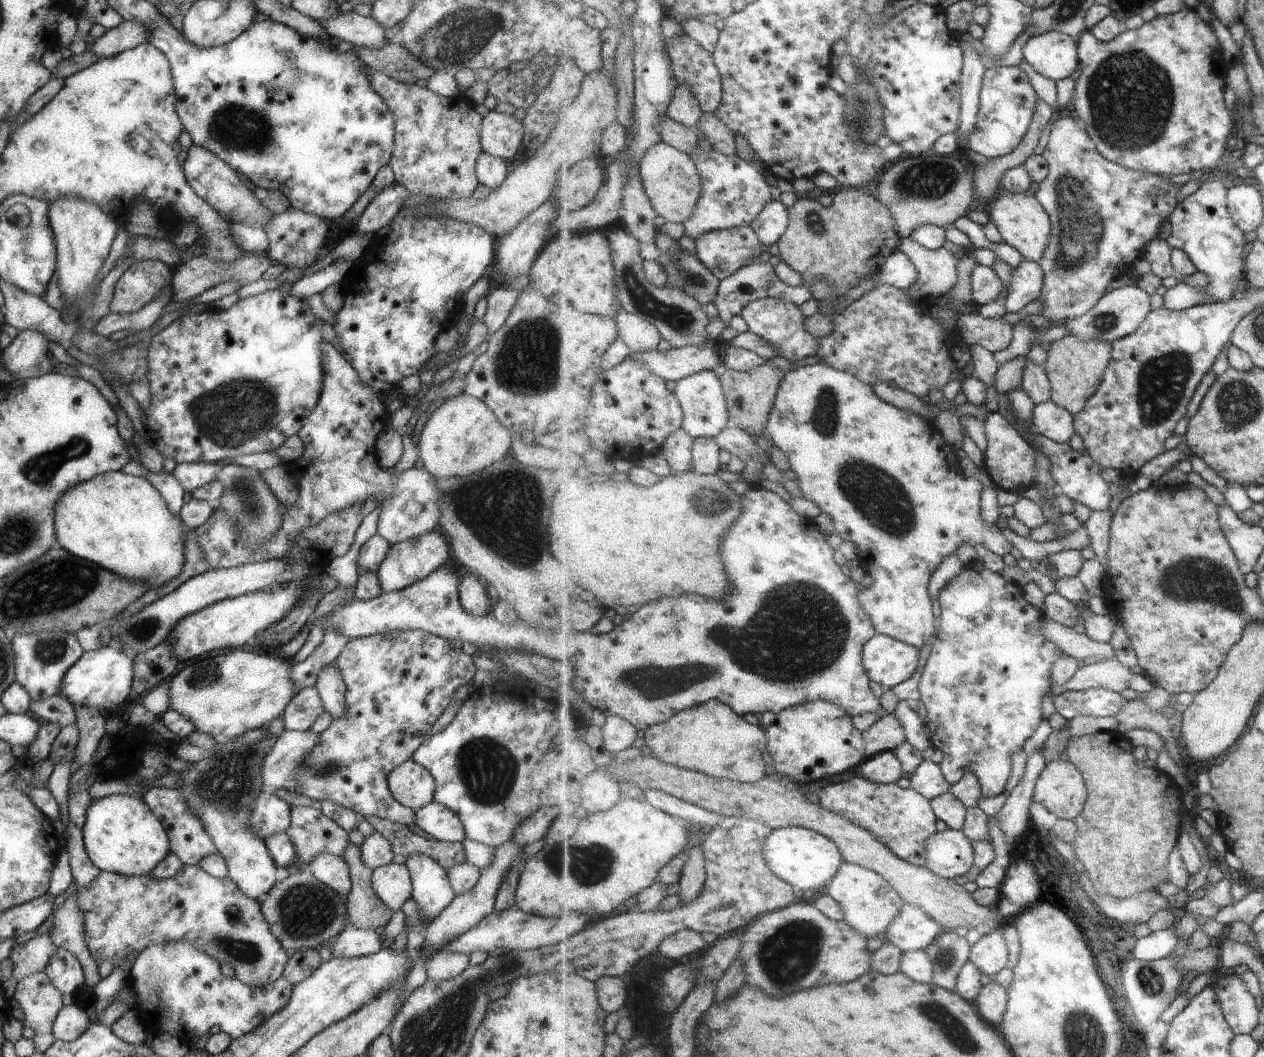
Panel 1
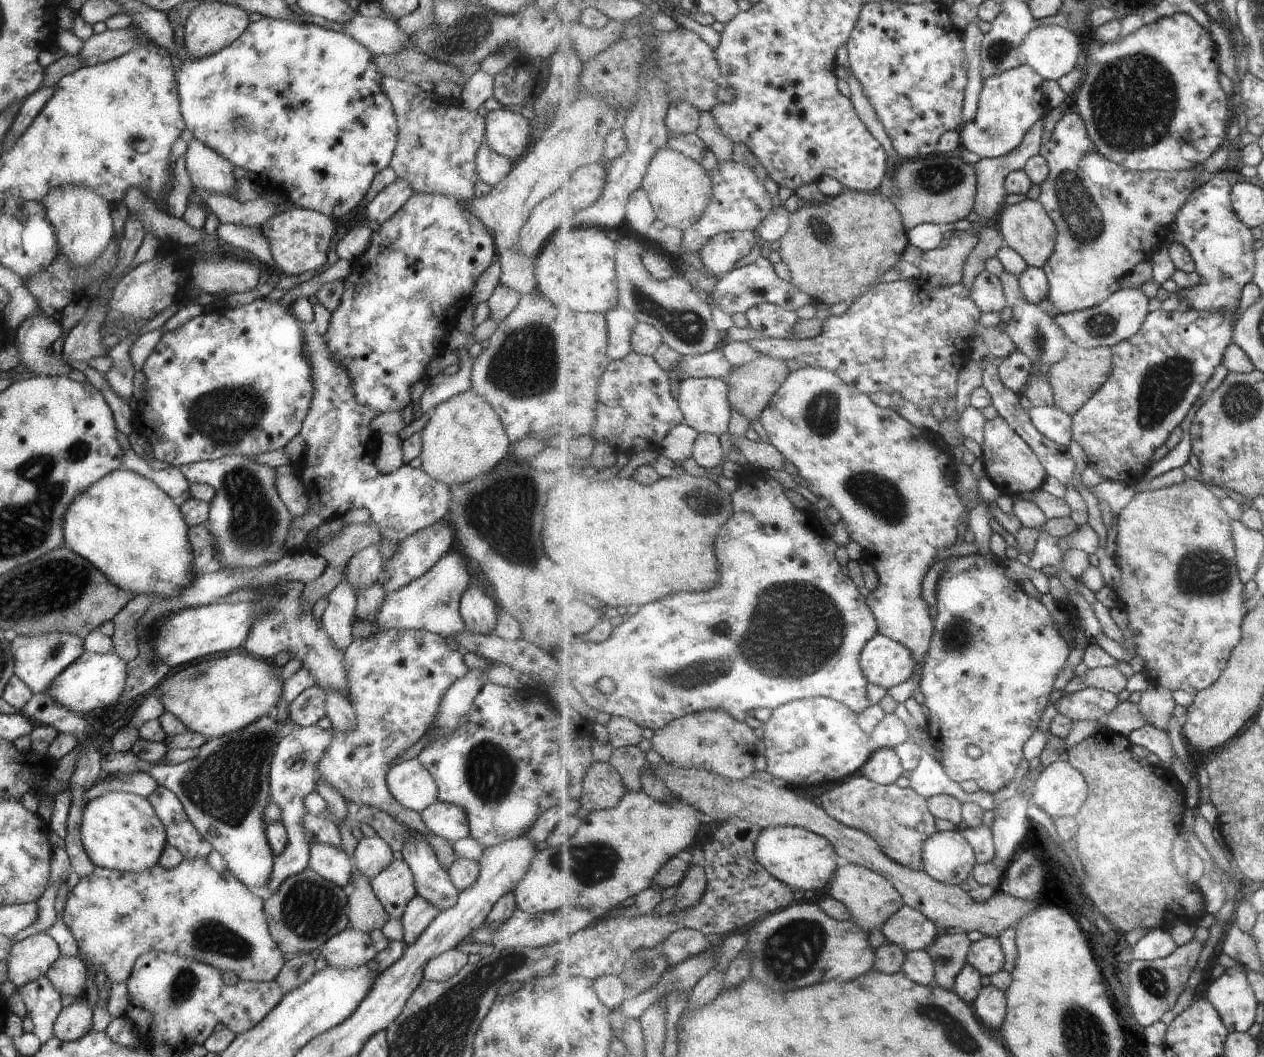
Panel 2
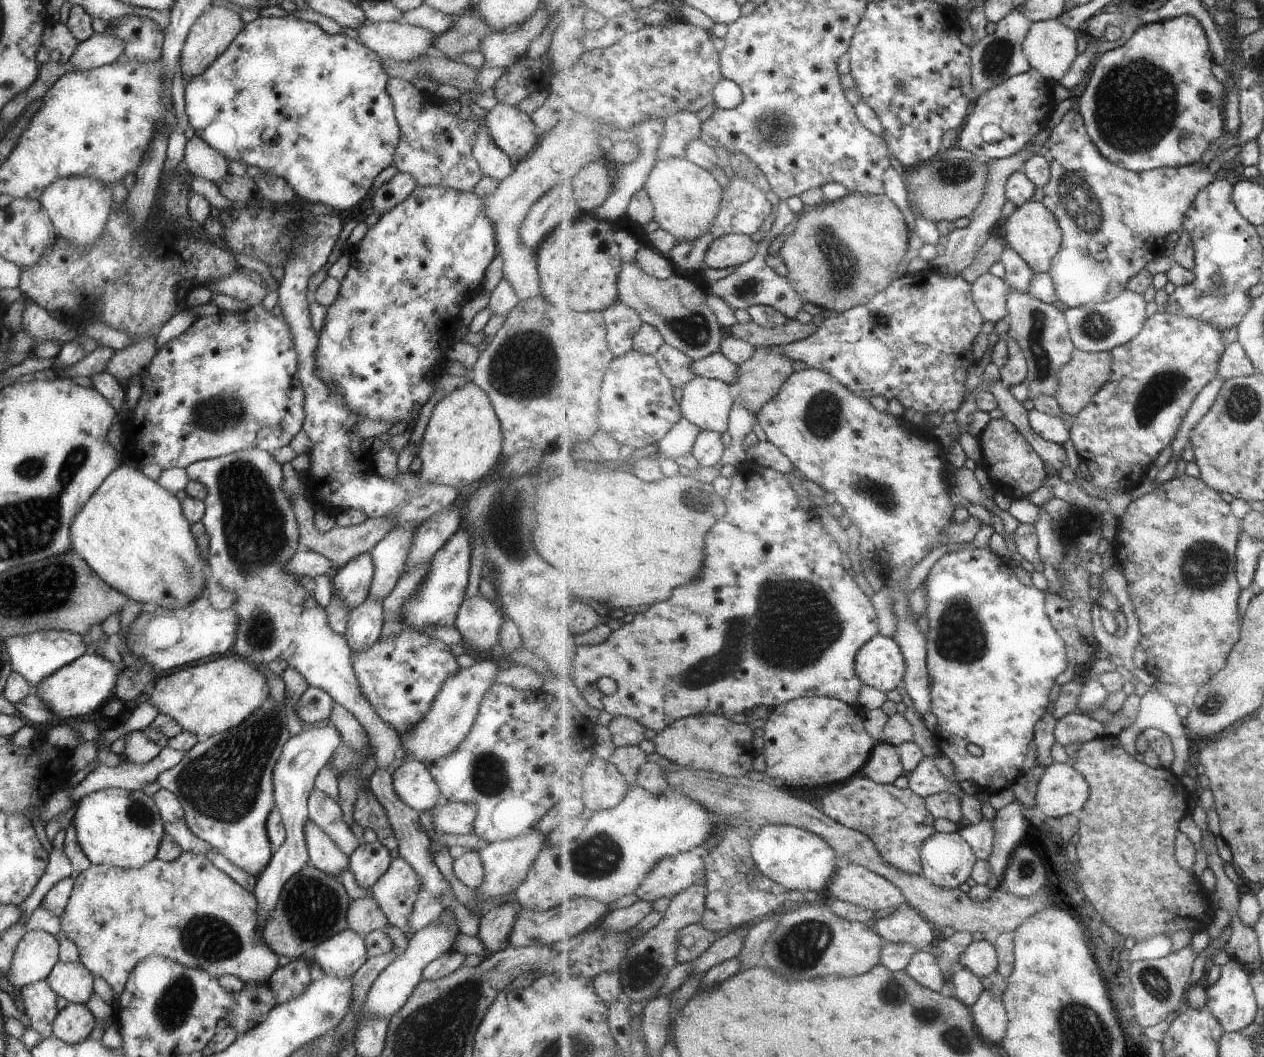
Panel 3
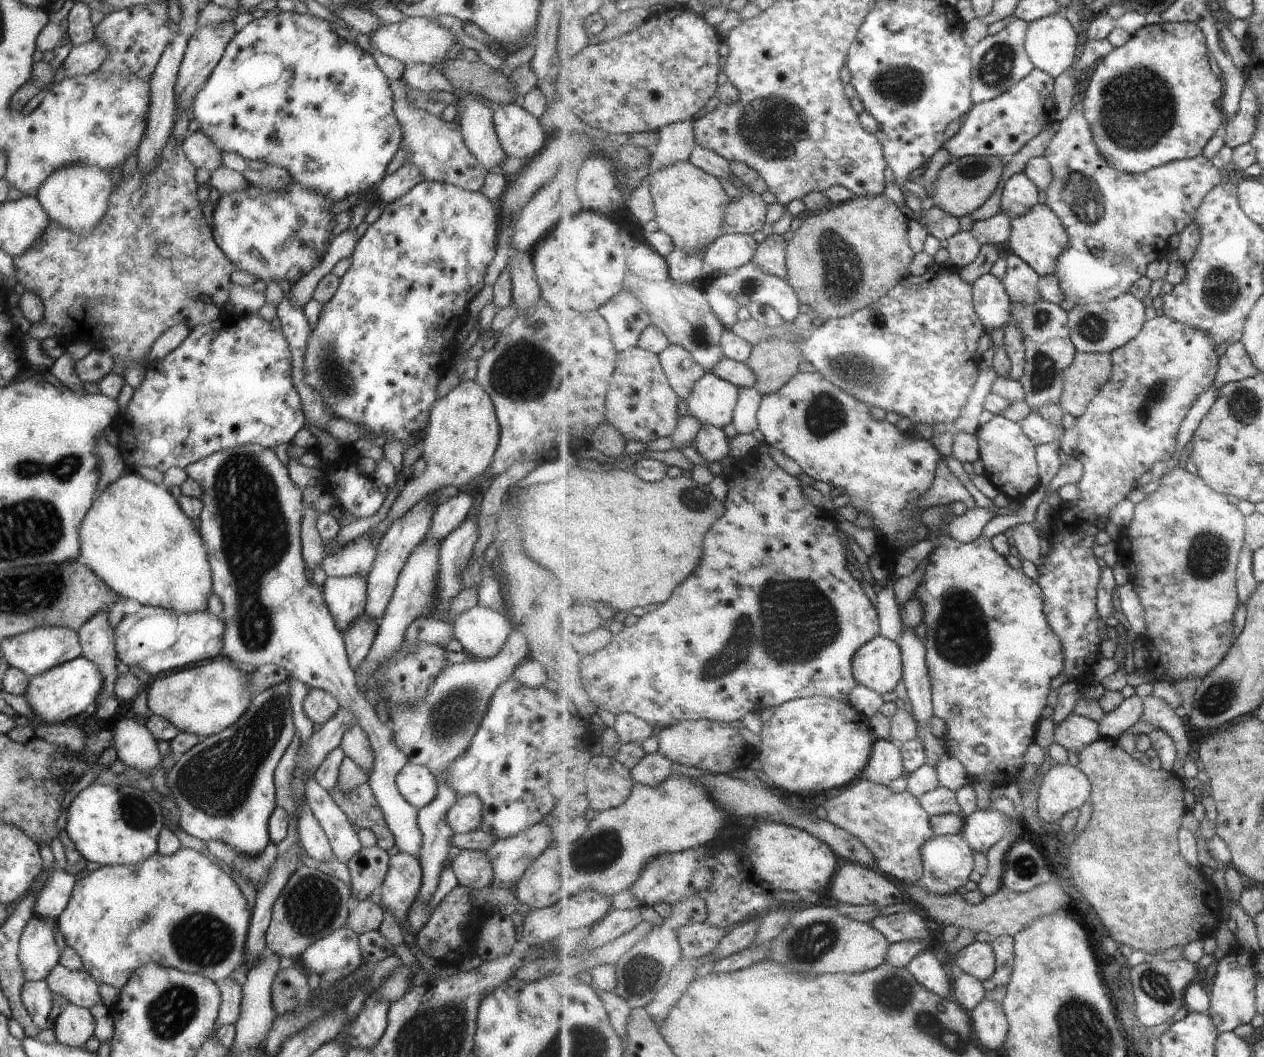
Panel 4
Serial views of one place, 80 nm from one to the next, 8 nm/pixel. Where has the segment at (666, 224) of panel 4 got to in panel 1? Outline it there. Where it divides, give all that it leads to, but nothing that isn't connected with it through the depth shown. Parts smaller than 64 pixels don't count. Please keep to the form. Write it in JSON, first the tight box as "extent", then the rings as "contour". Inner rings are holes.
{"extent":[640,142,704,224],"contour":[[[661,142],[645,153],[640,162],[640,173],[653,208],[665,221],[684,224],[694,216],[704,193],[704,180],[695,160],[688,154]]]}

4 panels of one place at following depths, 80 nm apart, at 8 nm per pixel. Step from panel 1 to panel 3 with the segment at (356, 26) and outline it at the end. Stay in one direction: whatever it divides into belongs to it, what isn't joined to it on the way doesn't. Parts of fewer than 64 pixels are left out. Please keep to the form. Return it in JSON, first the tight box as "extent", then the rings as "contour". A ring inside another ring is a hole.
{"extent":[353,19,436,60],"contour":[[[366,19],[359,28],[353,29],[360,44],[380,59],[413,60],[427,55],[427,48],[436,36],[421,26],[410,26],[404,21],[372,22]]]}

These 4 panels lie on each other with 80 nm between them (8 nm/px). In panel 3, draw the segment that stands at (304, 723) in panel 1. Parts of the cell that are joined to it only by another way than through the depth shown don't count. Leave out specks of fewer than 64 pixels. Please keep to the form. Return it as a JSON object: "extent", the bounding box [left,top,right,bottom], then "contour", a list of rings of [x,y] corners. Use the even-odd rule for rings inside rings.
{"extent":[295,686,331,725],"contour":[[[307,686],[299,696],[295,706],[295,714],[301,722],[313,725],[319,720],[326,720],[331,712],[331,696],[323,690]]]}

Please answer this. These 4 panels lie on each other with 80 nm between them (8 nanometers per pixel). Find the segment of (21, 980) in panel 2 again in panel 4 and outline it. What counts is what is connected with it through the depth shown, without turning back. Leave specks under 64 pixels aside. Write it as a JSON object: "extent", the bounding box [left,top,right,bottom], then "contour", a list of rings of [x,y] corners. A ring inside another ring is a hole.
{"extent":[18,846,251,989],"contour":[[[183,846],[167,856],[161,856],[155,851],[141,862],[132,865],[106,865],[76,880],[69,900],[58,917],[31,916],[18,940],[18,961],[25,981],[44,980],[58,962],[52,931],[55,925],[66,946],[77,953],[82,968],[98,985],[109,984],[120,989],[138,966],[149,962],[219,982],[242,965],[249,914],[251,912],[247,910],[245,898],[235,881],[201,852]]]}

